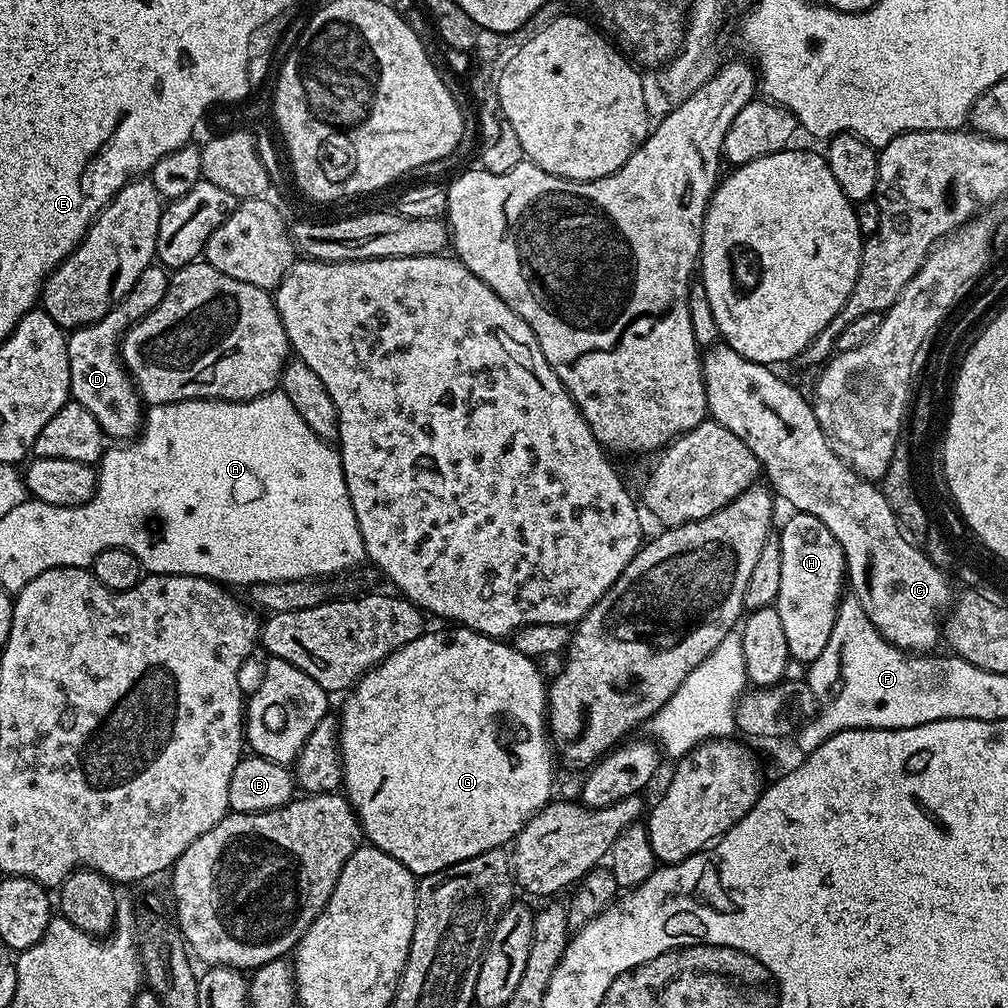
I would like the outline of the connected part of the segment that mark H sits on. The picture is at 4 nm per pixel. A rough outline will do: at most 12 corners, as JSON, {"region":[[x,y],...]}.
{"region":[[793,511],[774,607],[789,657],[822,654],[847,568],[838,538]]}

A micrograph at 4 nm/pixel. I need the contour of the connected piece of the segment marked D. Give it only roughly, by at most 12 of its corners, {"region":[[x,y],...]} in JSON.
{"region":[[142,270],[98,322],[67,333],[71,399],[127,442],[146,408],[120,341],[166,294]]}

